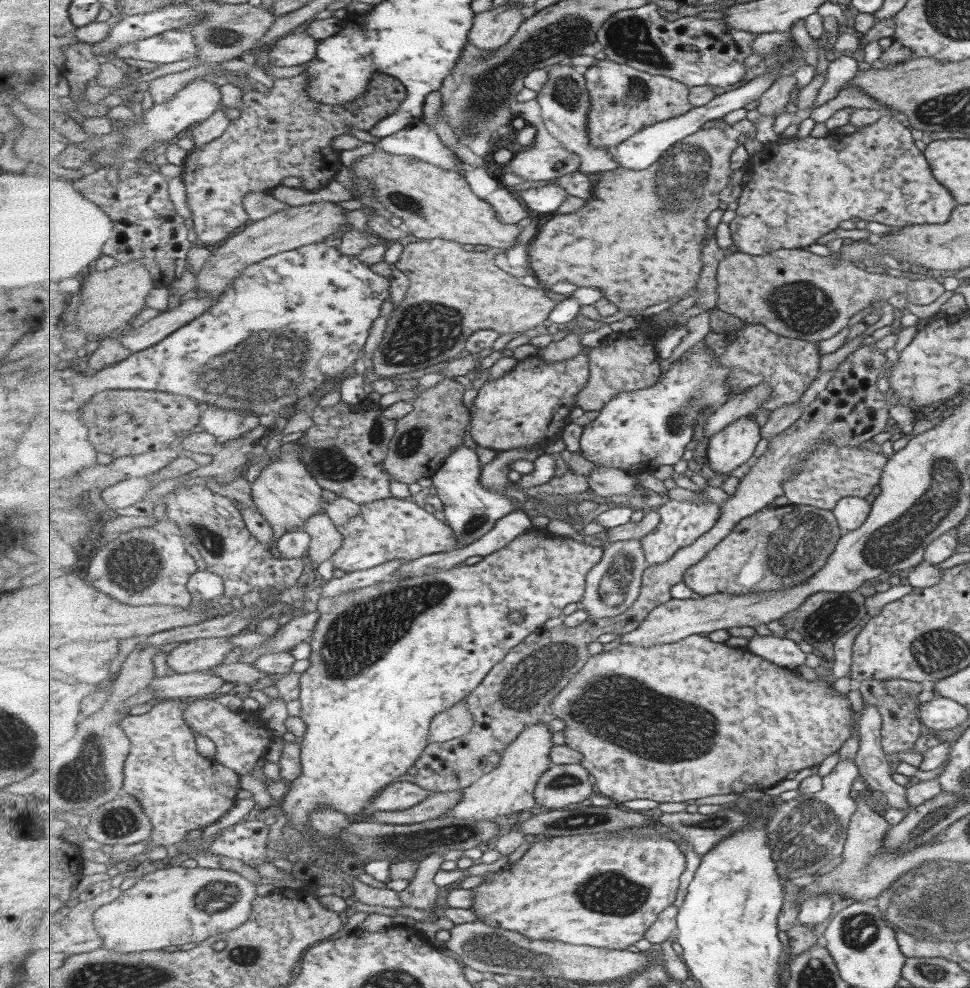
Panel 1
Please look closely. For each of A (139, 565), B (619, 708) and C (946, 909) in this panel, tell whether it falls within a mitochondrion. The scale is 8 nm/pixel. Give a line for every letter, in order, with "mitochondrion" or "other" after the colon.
A: mitochondrion
B: mitochondrion
C: mitochondrion

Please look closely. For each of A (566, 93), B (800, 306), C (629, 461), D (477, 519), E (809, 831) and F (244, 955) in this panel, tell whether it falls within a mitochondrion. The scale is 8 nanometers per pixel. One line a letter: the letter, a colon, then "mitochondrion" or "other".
A: mitochondrion
B: mitochondrion
C: other
D: mitochondrion
E: mitochondrion
F: mitochondrion

